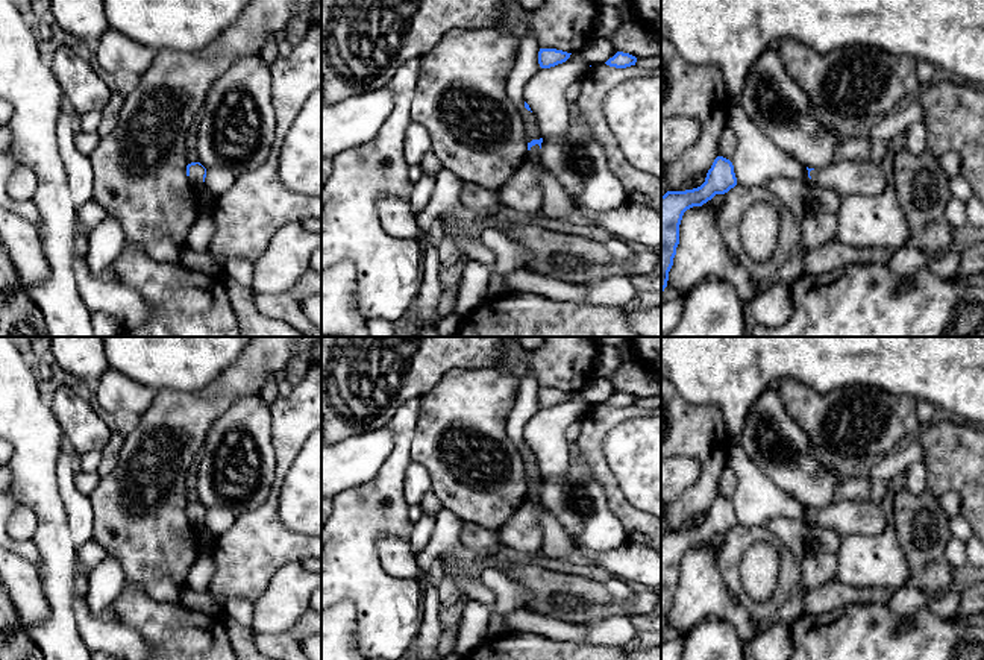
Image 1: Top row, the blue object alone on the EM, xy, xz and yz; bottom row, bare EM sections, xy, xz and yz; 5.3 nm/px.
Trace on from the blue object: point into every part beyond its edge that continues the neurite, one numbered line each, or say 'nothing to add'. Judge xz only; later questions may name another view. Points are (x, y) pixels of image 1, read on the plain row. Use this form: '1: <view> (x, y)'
1: xz (557, 543)

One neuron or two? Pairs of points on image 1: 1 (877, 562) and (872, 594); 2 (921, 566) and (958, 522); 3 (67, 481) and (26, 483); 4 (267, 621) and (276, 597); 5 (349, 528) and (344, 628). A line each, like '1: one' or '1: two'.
1: two
2: two
3: two
4: one
5: two

